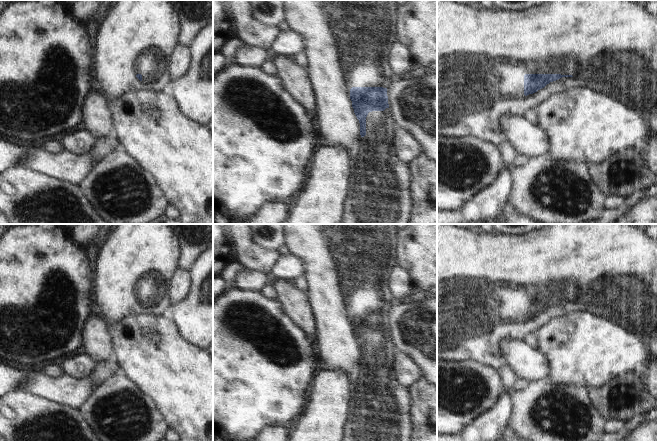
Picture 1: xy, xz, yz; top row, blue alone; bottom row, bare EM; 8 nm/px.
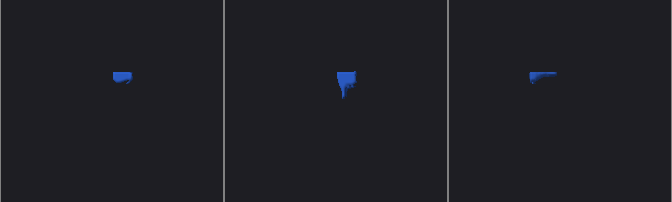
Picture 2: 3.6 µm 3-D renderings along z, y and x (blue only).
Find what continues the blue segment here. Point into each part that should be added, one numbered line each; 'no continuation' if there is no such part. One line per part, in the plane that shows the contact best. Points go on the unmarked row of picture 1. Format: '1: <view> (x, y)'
1: xz (347, 267)

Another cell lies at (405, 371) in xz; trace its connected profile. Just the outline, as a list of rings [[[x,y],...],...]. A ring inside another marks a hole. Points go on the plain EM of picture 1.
[[[395,350],[394,377],[397,379],[398,383],[410,387],[421,378],[421,373],[407,354]]]

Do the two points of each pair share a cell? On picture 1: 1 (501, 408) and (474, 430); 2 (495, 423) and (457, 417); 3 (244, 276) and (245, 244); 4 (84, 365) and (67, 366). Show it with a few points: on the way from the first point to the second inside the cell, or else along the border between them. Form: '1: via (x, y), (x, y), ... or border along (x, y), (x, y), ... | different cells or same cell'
1: via (494, 415), (481, 428) | same cell
2: border along (493, 406), (477, 416), (462, 430) | different cells
3: border along (243, 267), (267, 274) | different cells
4: via (80, 366), (71, 366) | same cell

